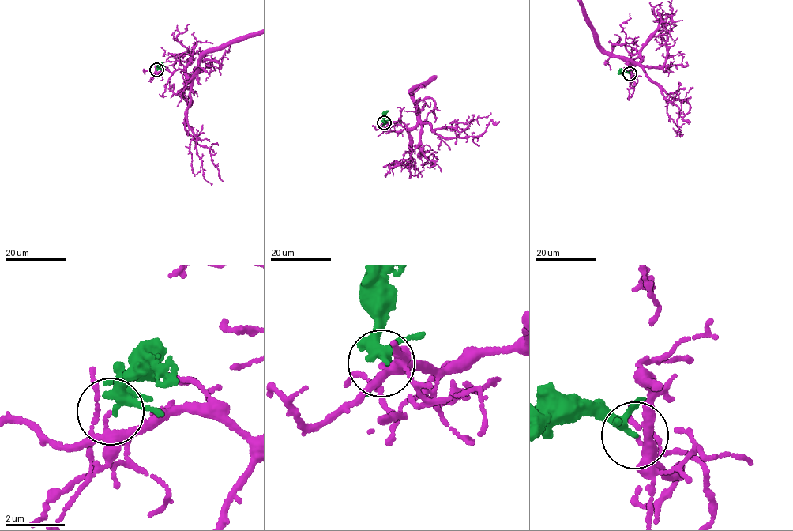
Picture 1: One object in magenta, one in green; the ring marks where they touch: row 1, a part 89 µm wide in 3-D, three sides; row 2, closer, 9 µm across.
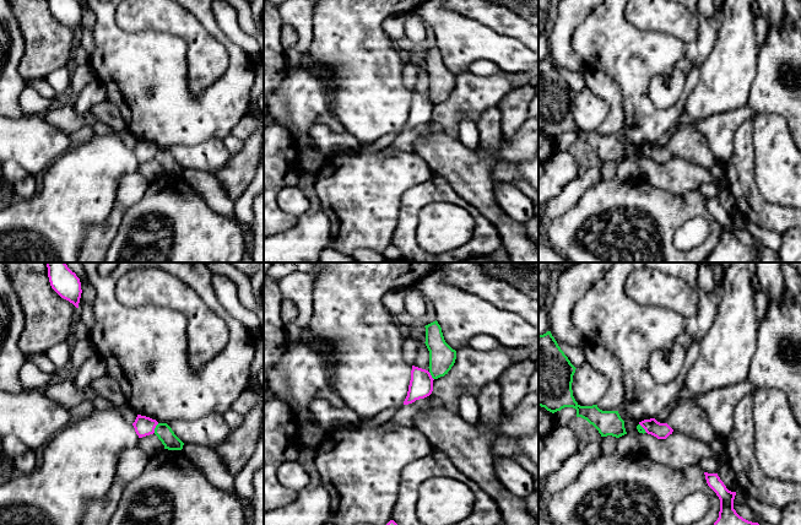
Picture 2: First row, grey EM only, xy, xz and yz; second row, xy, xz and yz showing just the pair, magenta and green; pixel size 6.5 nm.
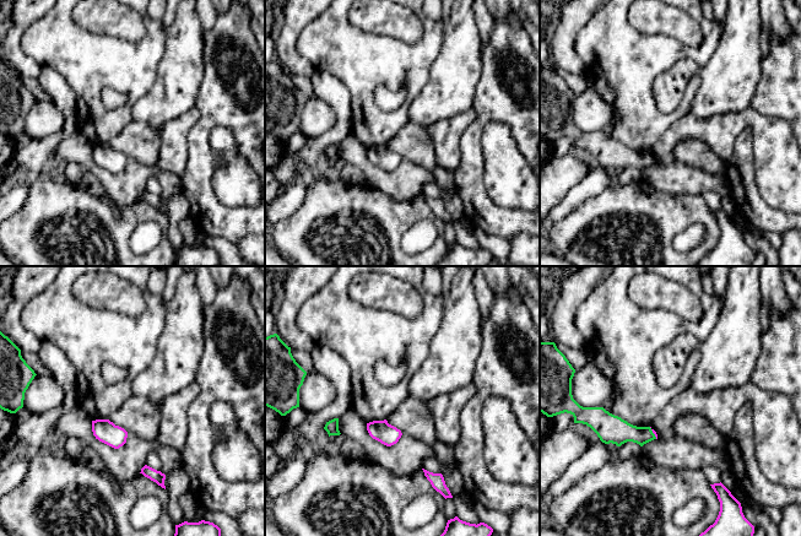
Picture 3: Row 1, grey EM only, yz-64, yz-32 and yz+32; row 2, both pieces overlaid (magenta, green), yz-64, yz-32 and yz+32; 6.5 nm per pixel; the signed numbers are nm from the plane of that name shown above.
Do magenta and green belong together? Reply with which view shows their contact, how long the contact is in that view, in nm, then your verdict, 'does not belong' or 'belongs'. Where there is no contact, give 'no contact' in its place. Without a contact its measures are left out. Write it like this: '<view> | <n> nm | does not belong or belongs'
xy | 70 nm | does not belong

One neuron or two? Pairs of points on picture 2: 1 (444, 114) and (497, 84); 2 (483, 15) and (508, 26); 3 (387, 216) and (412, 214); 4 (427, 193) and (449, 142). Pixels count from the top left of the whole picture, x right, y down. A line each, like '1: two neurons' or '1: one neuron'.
1: one neuron
2: one neuron
3: two neurons
4: two neurons

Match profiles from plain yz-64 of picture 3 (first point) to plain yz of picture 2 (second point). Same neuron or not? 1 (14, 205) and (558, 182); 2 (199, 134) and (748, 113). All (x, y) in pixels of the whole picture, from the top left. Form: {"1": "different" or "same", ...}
{"1": "different", "2": "different"}

